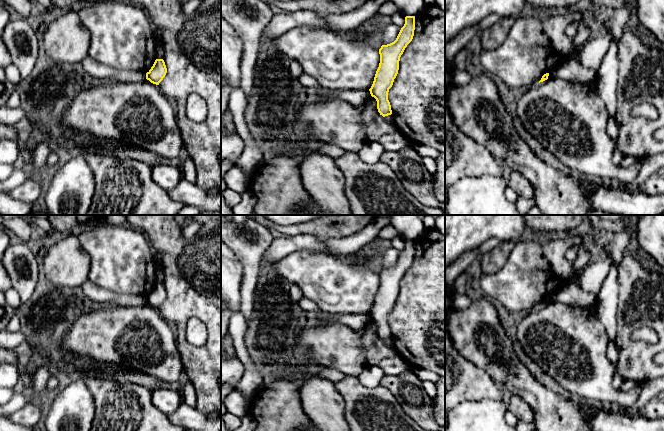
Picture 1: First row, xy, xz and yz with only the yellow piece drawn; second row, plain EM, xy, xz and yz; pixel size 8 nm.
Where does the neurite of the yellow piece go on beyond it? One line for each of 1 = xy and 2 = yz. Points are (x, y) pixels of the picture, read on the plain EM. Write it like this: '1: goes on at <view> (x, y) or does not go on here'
1: does not go on here
2: does not go on here

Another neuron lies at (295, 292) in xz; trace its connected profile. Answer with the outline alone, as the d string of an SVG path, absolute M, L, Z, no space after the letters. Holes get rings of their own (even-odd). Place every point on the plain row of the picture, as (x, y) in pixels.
M291 285L289 295L294 301L297 302L303 296L303 292L297 285Z

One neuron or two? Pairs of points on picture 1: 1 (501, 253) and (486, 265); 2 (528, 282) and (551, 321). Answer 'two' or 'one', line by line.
1: one
2: two

